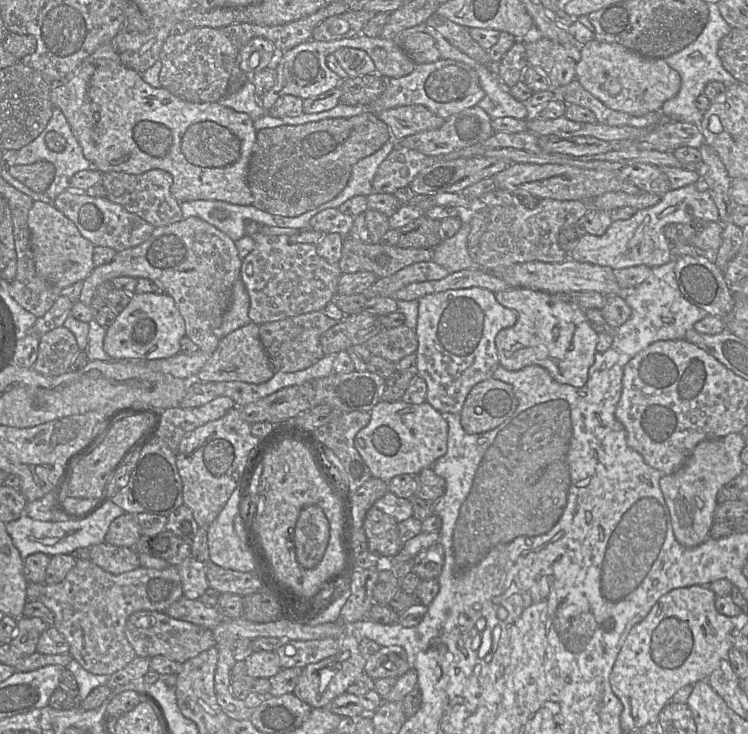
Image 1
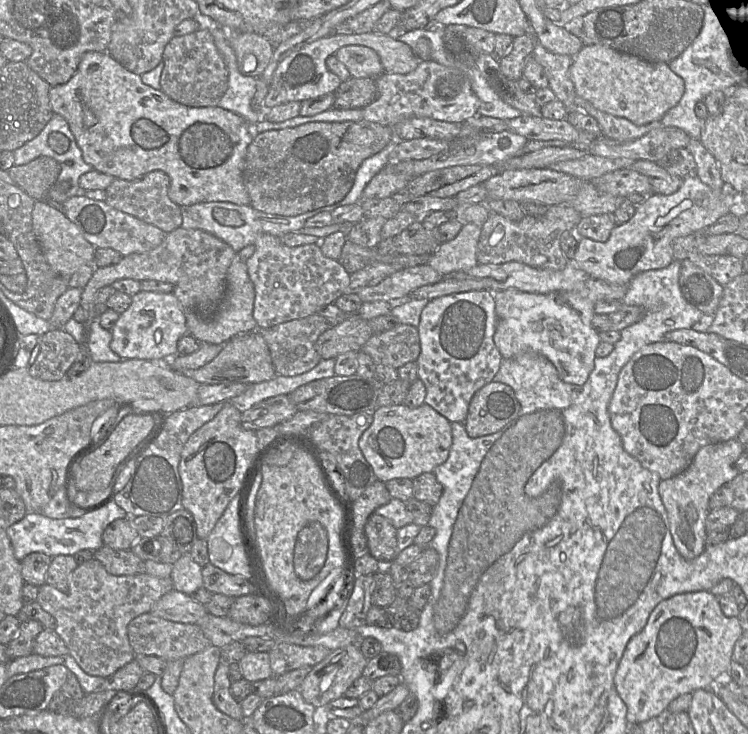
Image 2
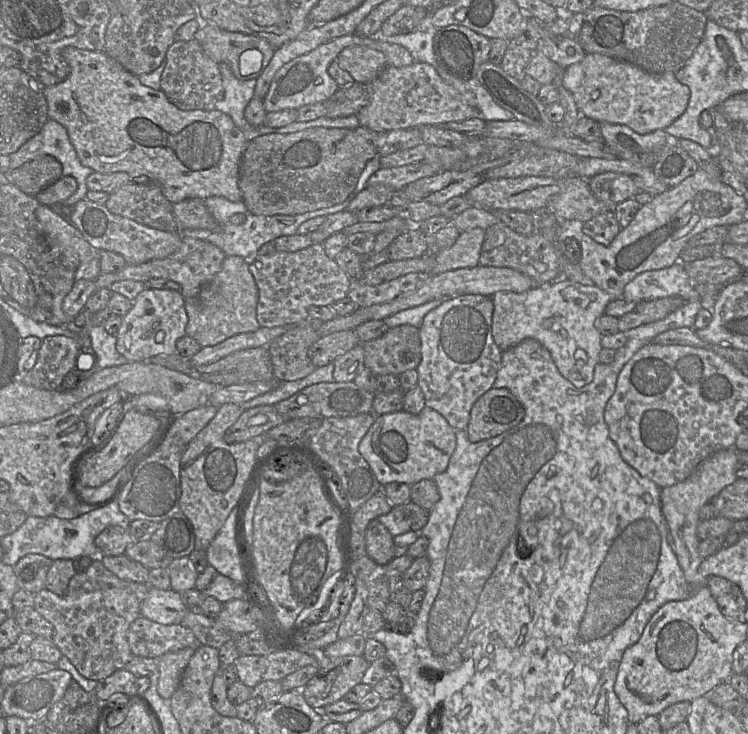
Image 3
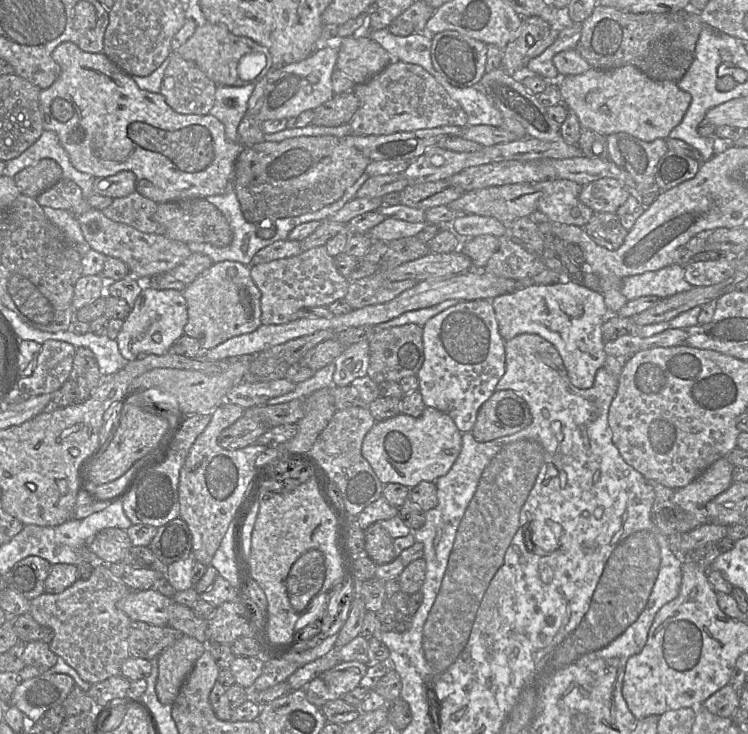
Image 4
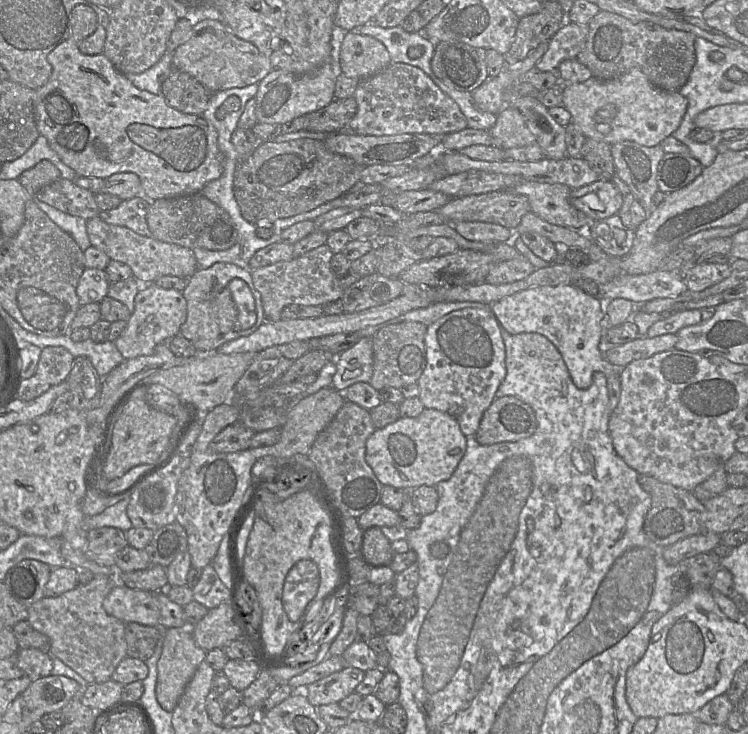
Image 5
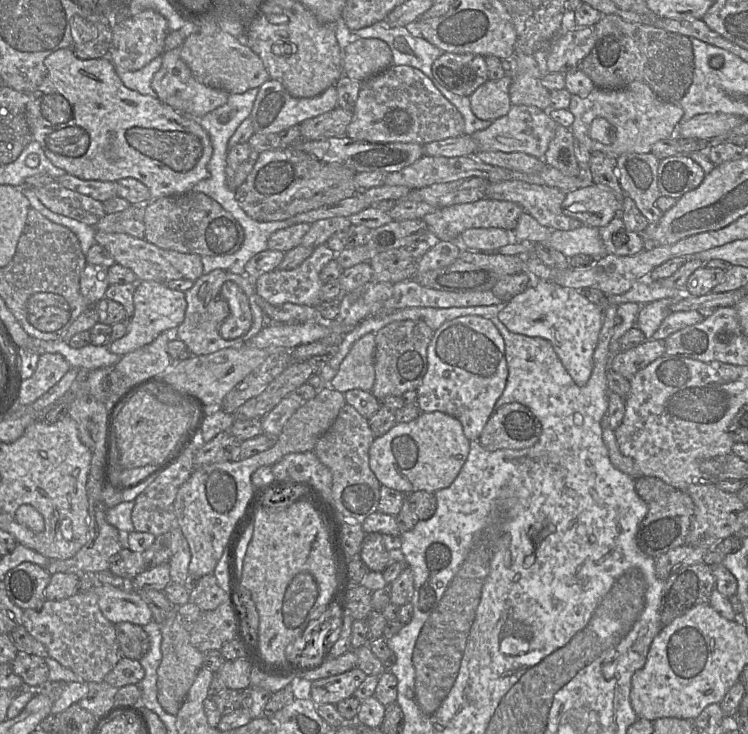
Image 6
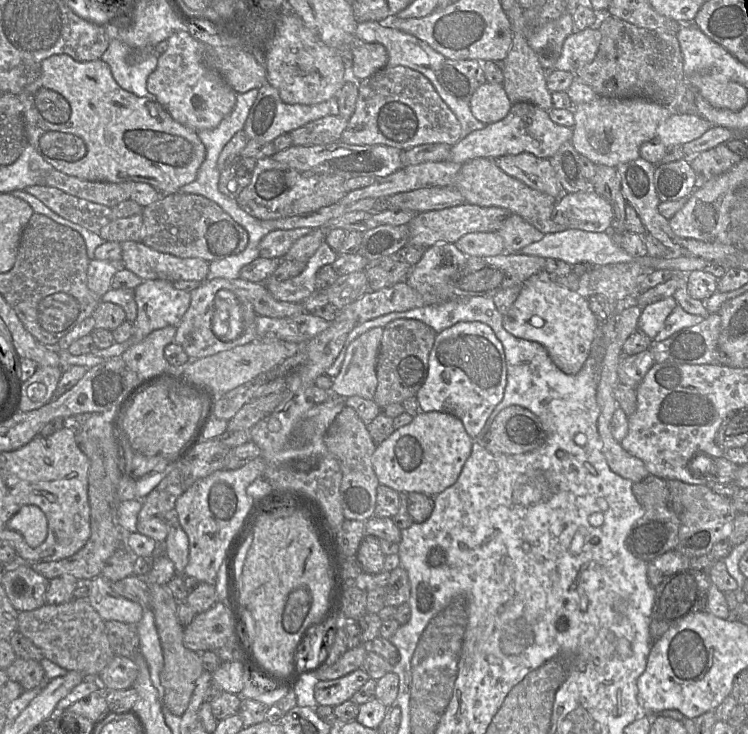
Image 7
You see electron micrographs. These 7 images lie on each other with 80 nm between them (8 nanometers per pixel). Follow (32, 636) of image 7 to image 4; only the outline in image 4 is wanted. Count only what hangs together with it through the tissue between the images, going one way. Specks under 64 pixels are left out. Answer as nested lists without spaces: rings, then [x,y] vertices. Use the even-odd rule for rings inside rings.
[[[101,564],[94,567],[88,579],[76,580],[63,592],[44,592],[32,599],[29,613],[36,622],[53,630],[51,651],[75,669],[84,681],[98,683],[119,675],[123,662],[130,656],[128,636],[132,620],[117,608],[117,602],[131,591],[137,590],[131,590],[113,574],[108,564]]]

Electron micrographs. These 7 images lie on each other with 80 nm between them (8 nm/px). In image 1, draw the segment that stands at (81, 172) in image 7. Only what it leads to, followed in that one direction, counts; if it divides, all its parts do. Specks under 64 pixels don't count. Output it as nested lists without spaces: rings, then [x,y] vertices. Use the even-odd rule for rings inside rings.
[[[87,57],[77,72],[61,84],[52,85],[50,100],[54,107],[59,108],[66,117],[72,132],[82,147],[85,158],[101,173],[124,172],[128,174],[142,174],[151,169],[164,170],[172,176],[170,188],[172,196],[179,202],[193,200],[219,200],[227,203],[249,206],[253,204],[253,195],[247,183],[248,164],[253,147],[256,142],[257,130],[254,127],[252,118],[242,112],[223,106],[219,102],[193,103],[185,101],[171,94],[168,90],[159,87],[154,88],[147,84],[140,73],[127,68],[120,61],[113,61],[107,58]]]

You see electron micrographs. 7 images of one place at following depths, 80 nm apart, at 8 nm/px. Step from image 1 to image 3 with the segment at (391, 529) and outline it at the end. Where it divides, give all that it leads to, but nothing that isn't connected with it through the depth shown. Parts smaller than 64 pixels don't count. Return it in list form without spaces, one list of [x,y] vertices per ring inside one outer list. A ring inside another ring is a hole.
[[[377,518],[368,523],[365,544],[366,555],[377,565],[387,563],[395,557],[394,536]]]

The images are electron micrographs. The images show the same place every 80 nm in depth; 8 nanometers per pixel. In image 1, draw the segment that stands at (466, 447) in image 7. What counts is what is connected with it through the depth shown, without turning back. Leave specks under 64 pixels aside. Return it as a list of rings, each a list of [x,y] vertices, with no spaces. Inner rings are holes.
[[[380,401],[370,412],[370,422],[355,436],[354,445],[372,477],[388,482],[395,476],[416,476],[447,451],[448,423],[445,415],[428,402],[409,404]]]

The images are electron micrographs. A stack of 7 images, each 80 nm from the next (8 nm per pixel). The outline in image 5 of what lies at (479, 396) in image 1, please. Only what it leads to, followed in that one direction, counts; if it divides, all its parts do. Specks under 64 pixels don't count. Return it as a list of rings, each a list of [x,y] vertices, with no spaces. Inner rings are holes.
[[[515,396],[496,397],[483,414],[475,438],[482,445],[492,445],[530,437],[536,429],[530,405]]]

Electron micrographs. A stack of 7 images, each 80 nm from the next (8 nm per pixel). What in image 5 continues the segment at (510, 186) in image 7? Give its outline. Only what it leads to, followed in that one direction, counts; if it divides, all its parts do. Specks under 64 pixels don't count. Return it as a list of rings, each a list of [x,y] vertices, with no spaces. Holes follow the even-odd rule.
[[[528,181],[517,183],[510,190],[525,196],[531,212],[551,224],[583,231],[591,222],[589,217],[572,206],[572,189],[566,185]]]

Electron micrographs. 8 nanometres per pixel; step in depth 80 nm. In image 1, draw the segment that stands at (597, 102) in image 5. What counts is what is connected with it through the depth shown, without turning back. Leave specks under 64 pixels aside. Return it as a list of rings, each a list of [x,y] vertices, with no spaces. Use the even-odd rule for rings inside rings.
[[[596,39],[581,45],[580,51],[576,79],[585,90],[612,110],[637,117],[644,116],[661,110],[663,104],[680,90],[680,75],[663,59],[645,57],[620,44]]]

